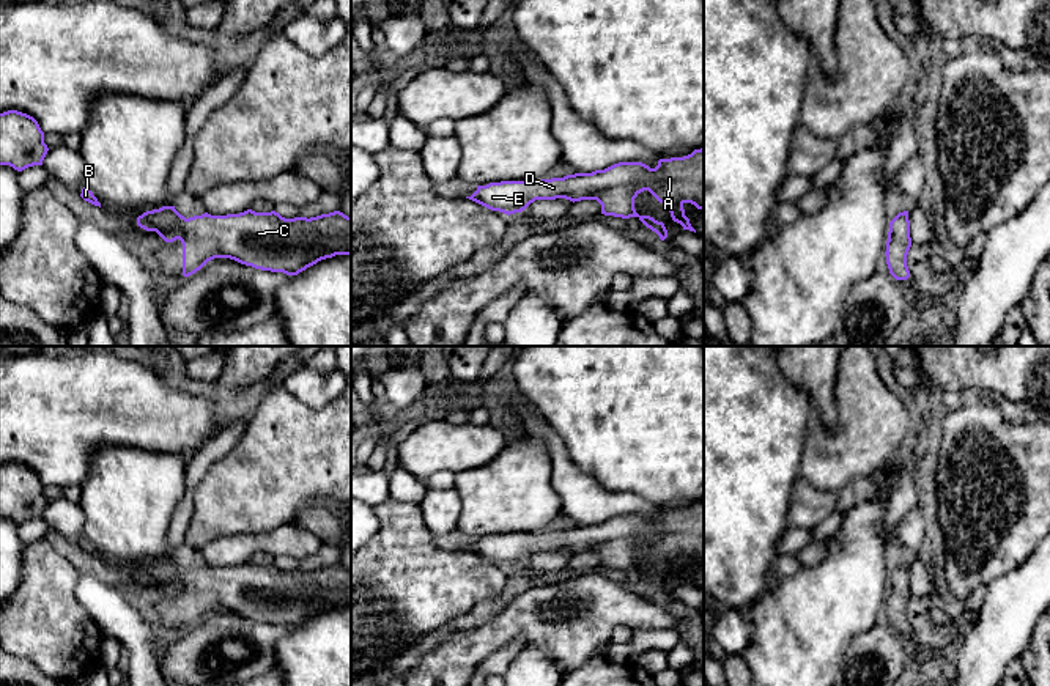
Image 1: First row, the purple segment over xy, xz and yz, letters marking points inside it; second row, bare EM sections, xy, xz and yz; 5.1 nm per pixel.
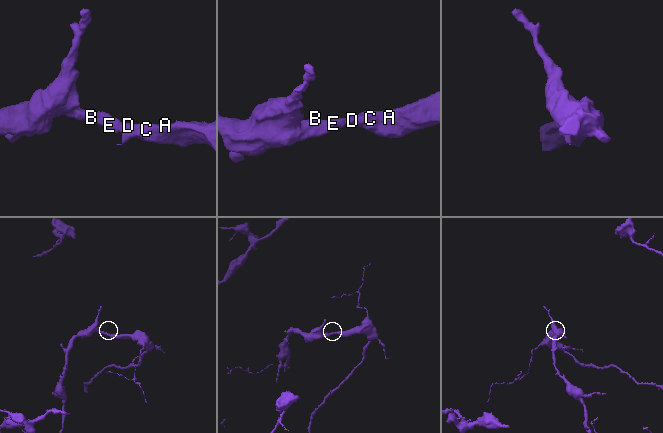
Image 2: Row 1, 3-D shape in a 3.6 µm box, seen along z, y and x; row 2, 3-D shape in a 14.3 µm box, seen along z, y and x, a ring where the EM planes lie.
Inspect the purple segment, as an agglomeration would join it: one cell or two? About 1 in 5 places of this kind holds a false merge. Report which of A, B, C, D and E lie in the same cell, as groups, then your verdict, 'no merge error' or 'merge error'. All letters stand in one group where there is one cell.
A B C D E; no merge error

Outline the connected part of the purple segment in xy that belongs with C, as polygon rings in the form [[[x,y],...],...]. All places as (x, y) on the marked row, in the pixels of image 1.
[[[162,206],[159,209],[146,211],[139,216],[137,225],[146,231],[156,231],[165,242],[173,242],[176,239],[181,241],[184,277],[195,274],[214,258],[230,258],[255,269],[298,275],[299,272],[305,271],[321,260],[332,258],[335,255],[351,255],[351,217],[345,216],[340,211],[321,214],[310,219],[285,219],[275,211],[255,212],[252,209],[227,216],[211,216],[205,212],[201,216],[186,219],[175,209],[175,206]]]

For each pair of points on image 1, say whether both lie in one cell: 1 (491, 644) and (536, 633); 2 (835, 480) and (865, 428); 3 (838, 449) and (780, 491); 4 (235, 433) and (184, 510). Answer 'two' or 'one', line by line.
1: one
2: one
3: two
4: one

